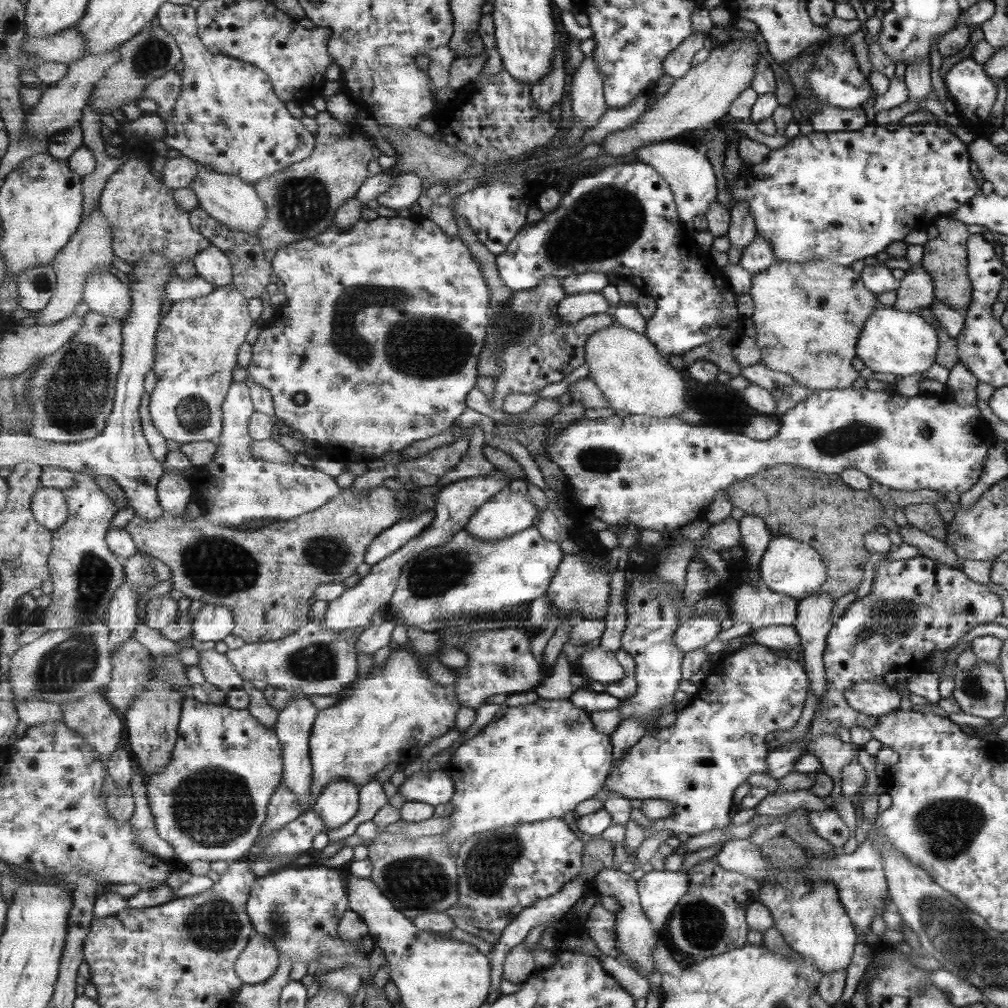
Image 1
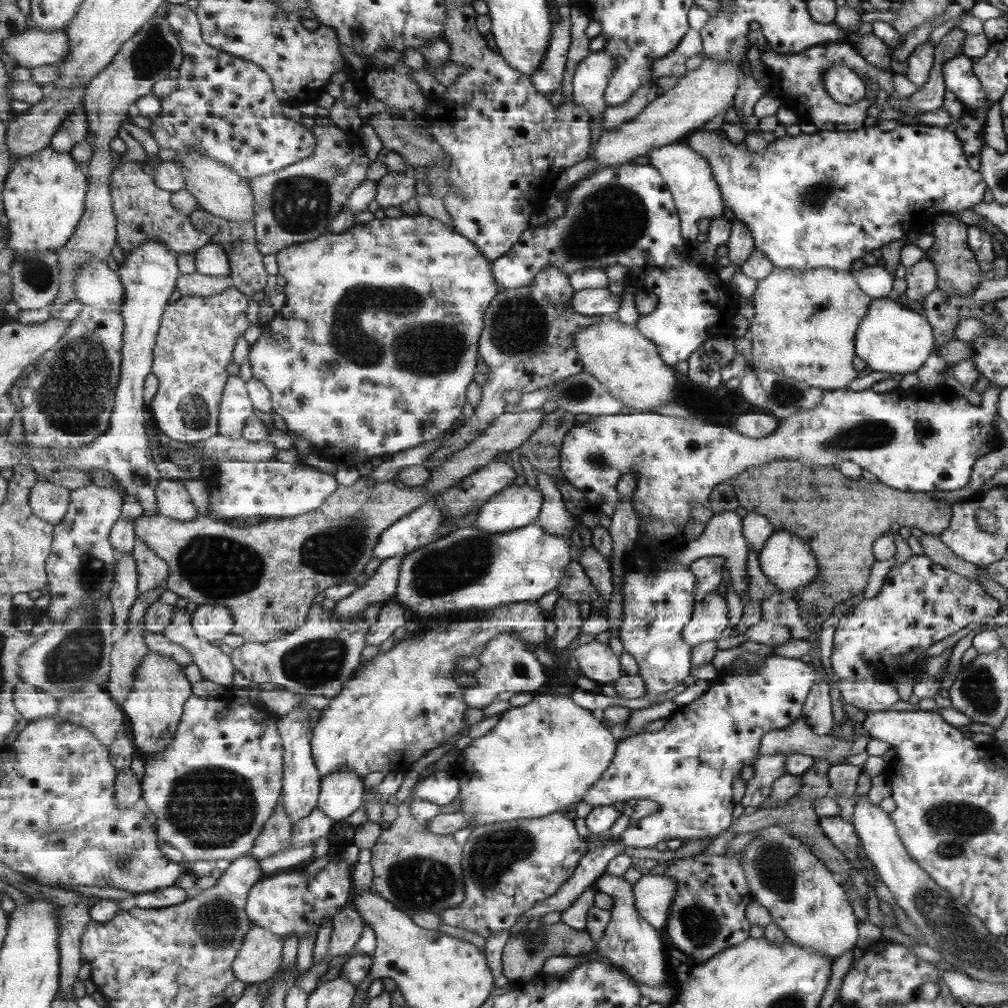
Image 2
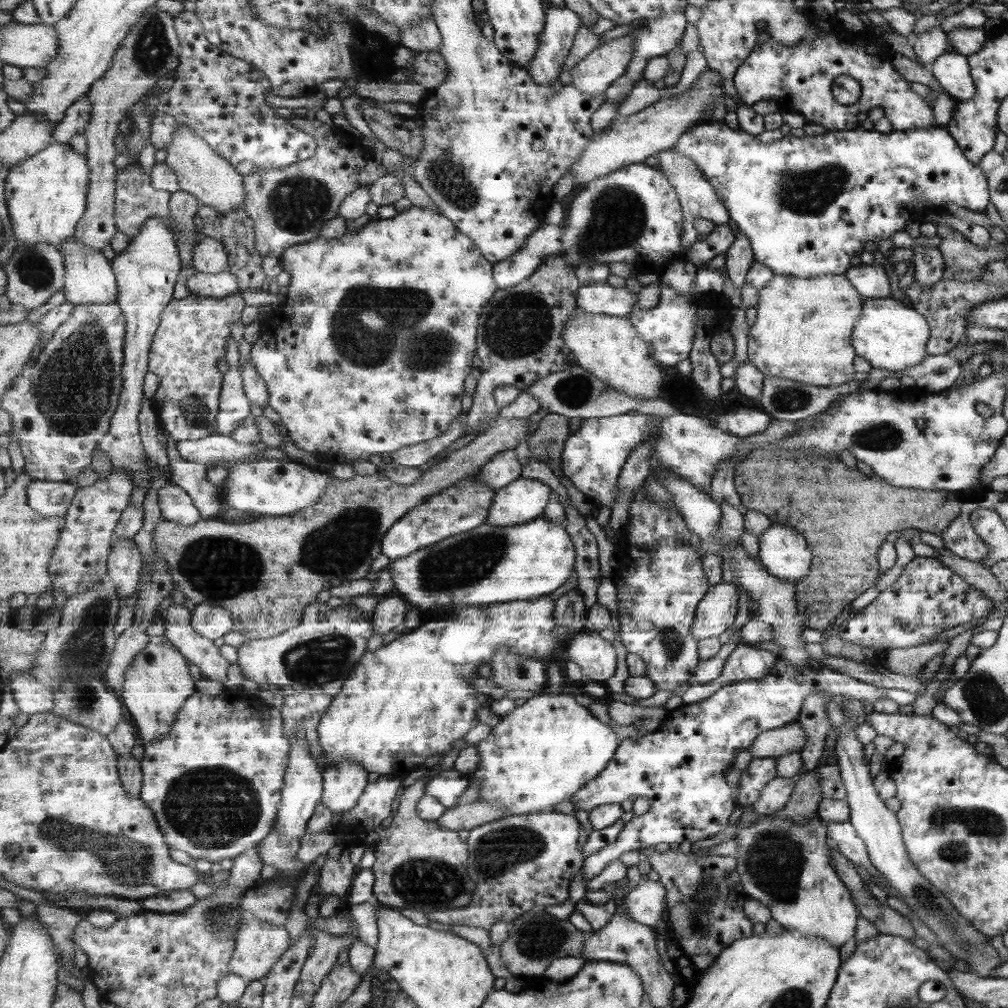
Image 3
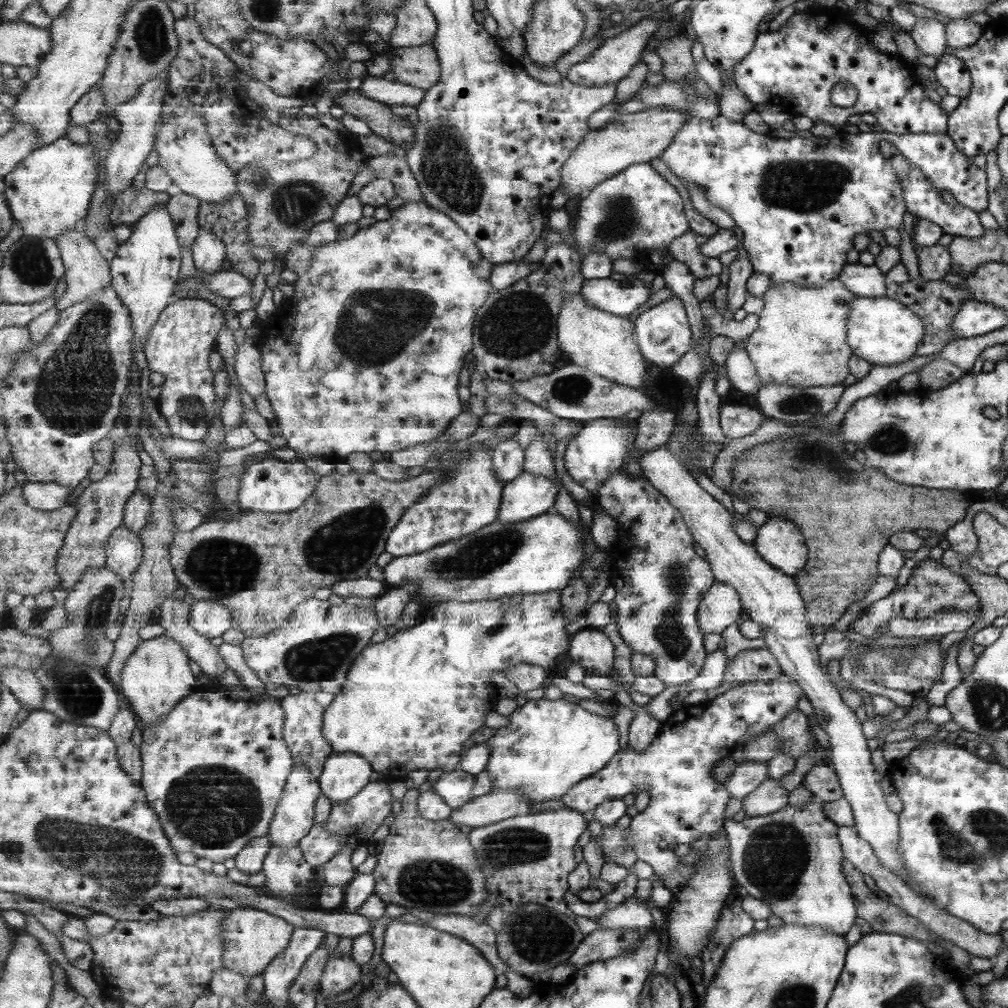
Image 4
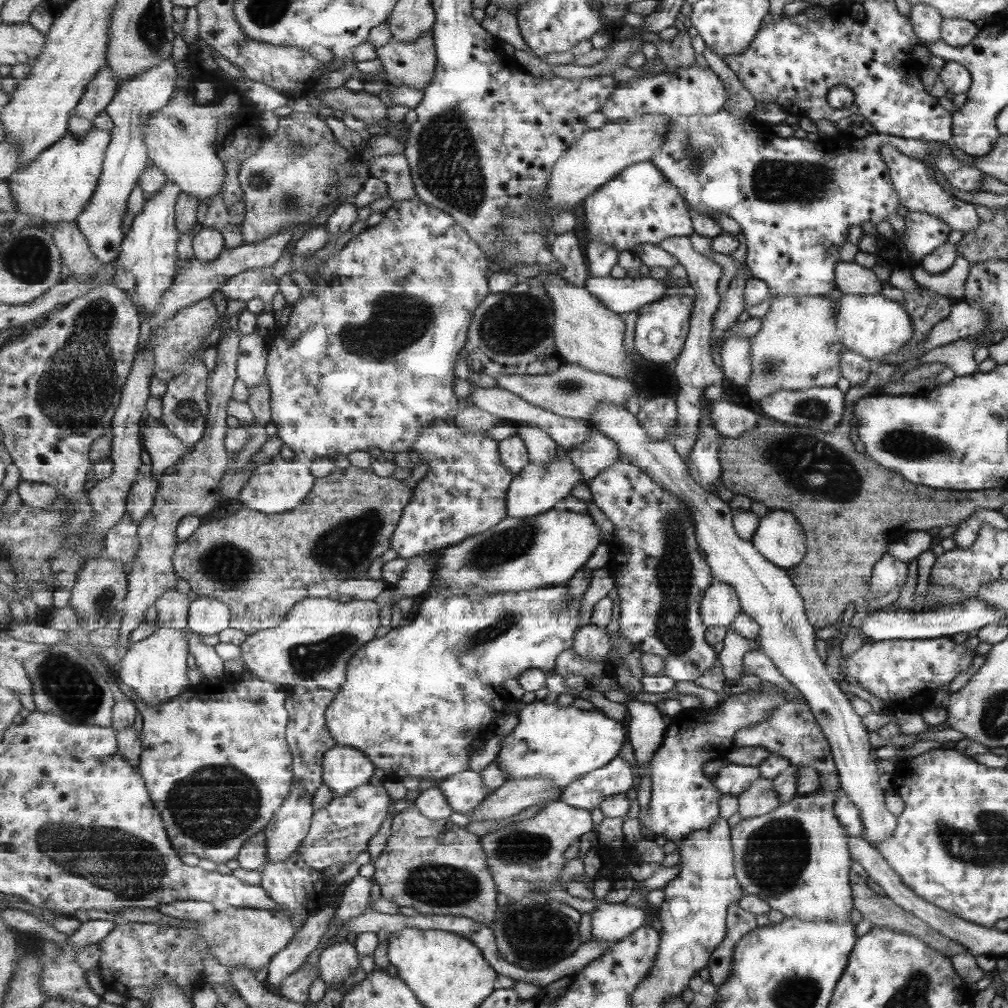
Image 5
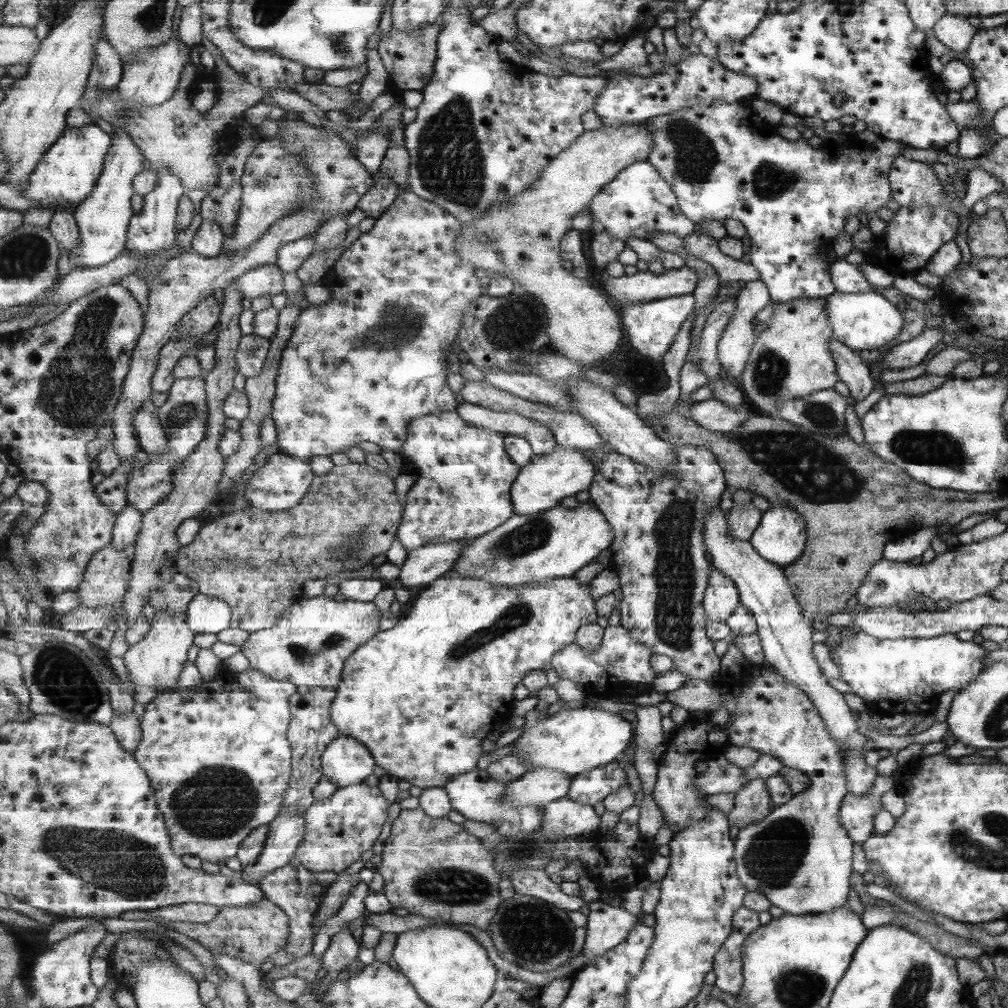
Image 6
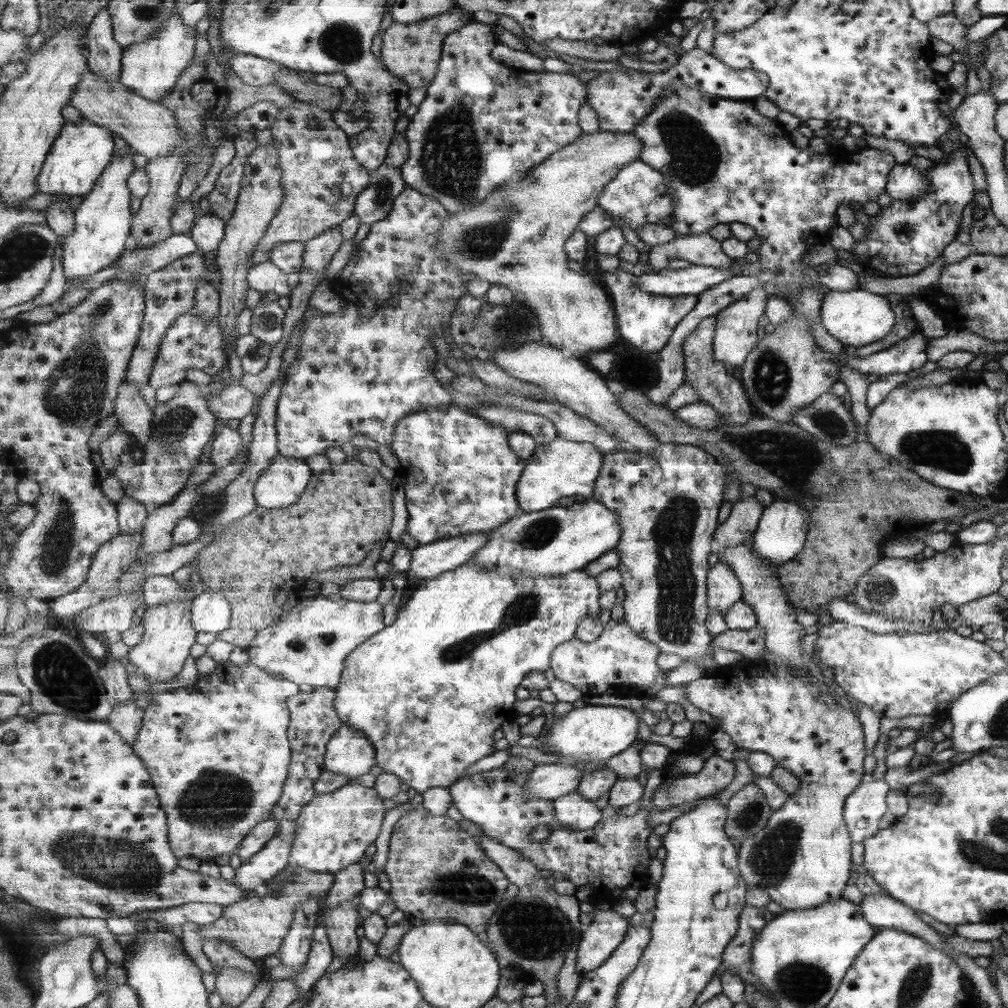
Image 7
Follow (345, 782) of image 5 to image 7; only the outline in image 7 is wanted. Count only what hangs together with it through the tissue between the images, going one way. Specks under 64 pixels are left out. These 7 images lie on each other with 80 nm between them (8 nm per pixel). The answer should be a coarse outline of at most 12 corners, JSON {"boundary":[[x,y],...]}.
{"boundary":[[344,724],[325,770],[357,782],[377,765],[362,730]]}

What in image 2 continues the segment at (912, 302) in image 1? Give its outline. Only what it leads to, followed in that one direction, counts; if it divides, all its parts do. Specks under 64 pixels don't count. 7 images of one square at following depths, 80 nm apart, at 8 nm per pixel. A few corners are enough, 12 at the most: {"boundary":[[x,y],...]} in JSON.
{"boundary":[[930,258],[906,269],[905,299],[921,303],[938,286]]}

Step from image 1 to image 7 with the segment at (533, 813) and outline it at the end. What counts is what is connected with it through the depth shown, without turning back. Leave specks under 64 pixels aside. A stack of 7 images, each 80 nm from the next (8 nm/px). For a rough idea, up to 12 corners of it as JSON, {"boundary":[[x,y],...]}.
{"boundary":[[585,705],[545,726],[559,764],[605,762],[639,740],[640,714]]}

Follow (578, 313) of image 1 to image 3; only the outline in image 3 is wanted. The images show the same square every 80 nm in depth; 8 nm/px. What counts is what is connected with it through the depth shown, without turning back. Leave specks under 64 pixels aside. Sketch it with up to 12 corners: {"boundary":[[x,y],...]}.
{"boundary":[[608,283],[582,285],[578,308],[633,317],[637,295]]}

